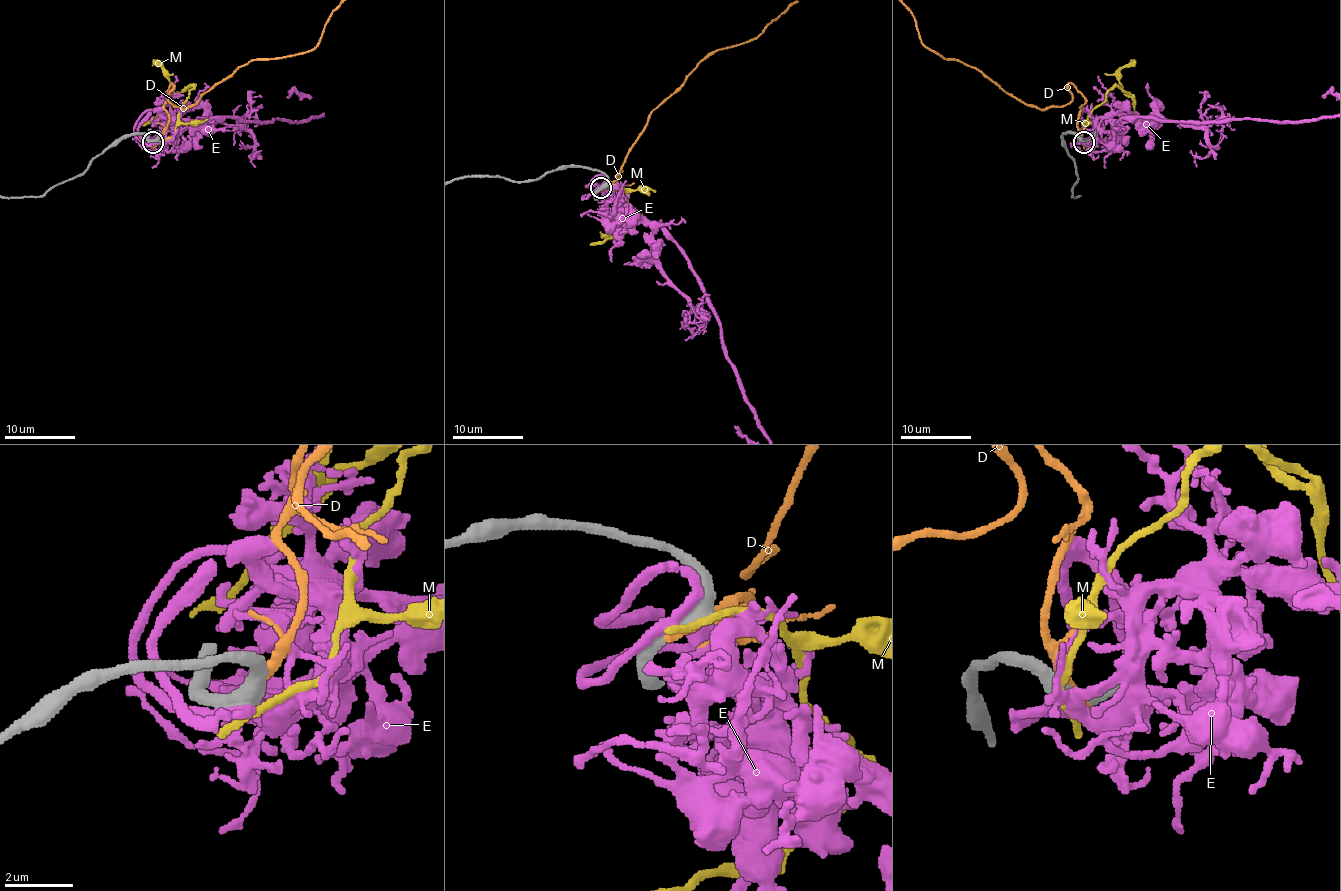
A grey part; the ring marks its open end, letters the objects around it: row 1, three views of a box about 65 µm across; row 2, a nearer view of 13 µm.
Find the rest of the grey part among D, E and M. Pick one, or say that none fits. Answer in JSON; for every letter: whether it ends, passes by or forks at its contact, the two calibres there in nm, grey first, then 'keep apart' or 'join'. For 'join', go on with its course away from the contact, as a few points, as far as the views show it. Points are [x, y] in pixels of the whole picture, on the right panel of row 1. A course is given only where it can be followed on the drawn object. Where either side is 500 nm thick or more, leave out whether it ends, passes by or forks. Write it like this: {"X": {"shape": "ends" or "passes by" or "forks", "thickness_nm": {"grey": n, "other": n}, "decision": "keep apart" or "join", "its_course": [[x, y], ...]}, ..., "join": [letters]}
{"D": {"shape": "ends", "thickness_nm": {"grey": 480, "other": 240}, "decision": "keep apart"}, "E": {"shape": "passes by", "thickness_nm": {"grey": 440, "other": 300}, "decision": "join"}, "M": {"shape": "passes by", "thickness_nm": {"grey": 460, "other": 200}, "decision": "keep apart"}, "join": ["E"]}

